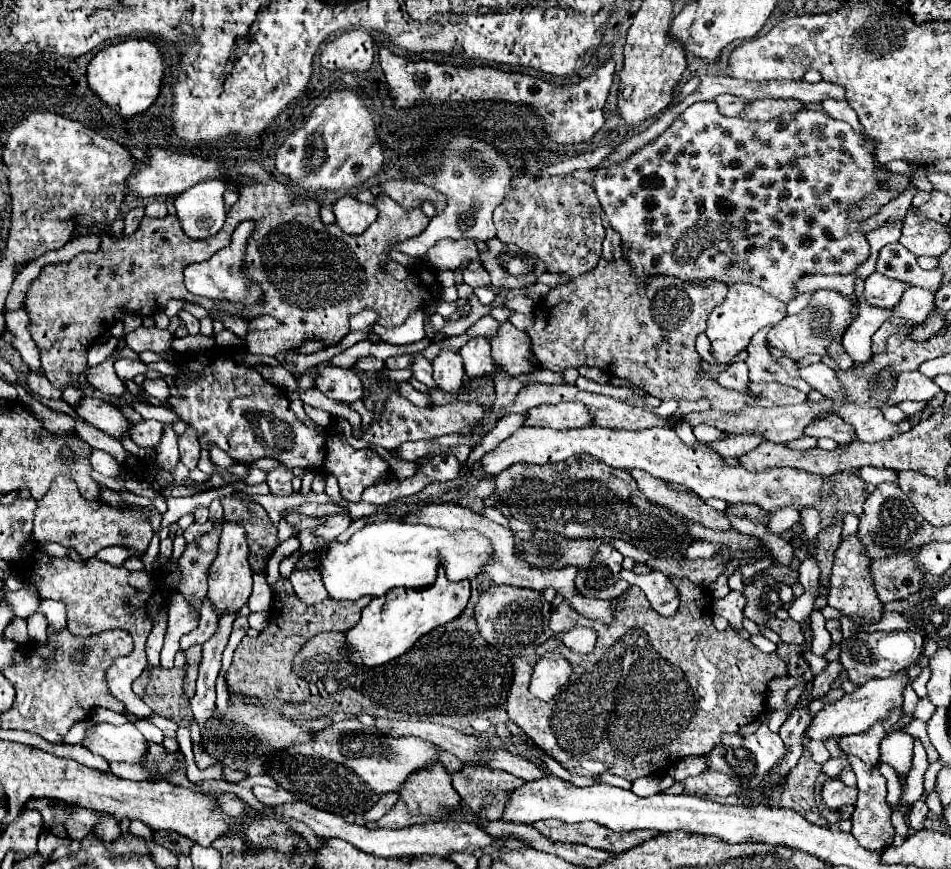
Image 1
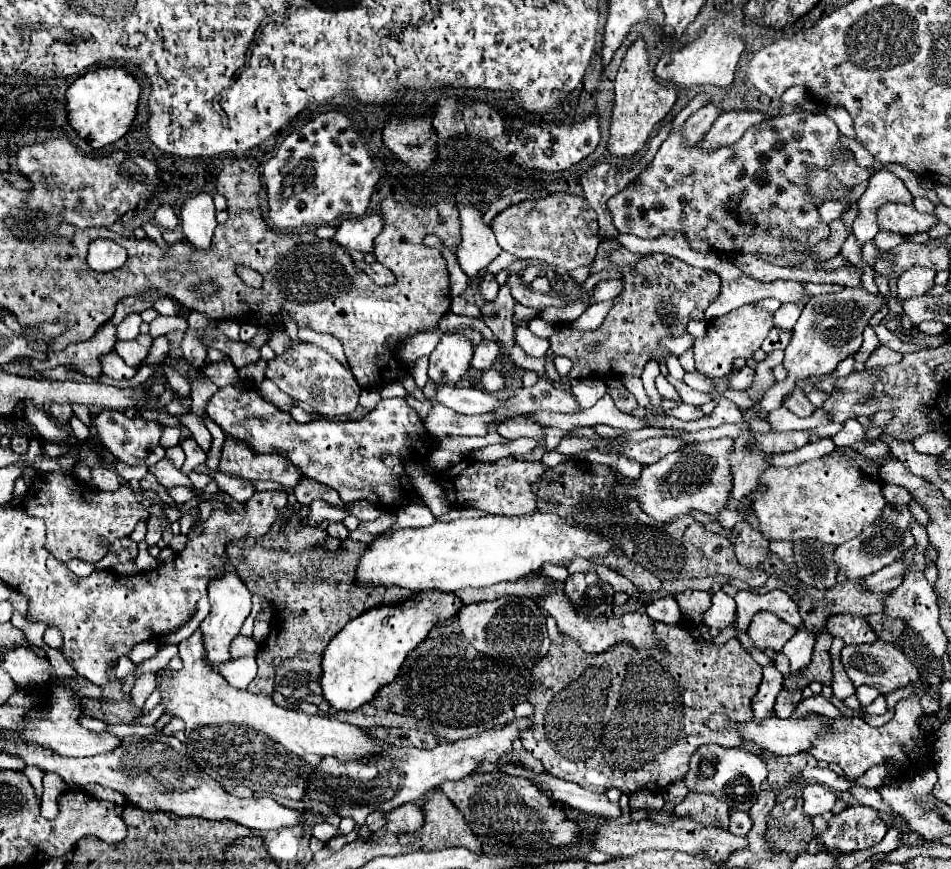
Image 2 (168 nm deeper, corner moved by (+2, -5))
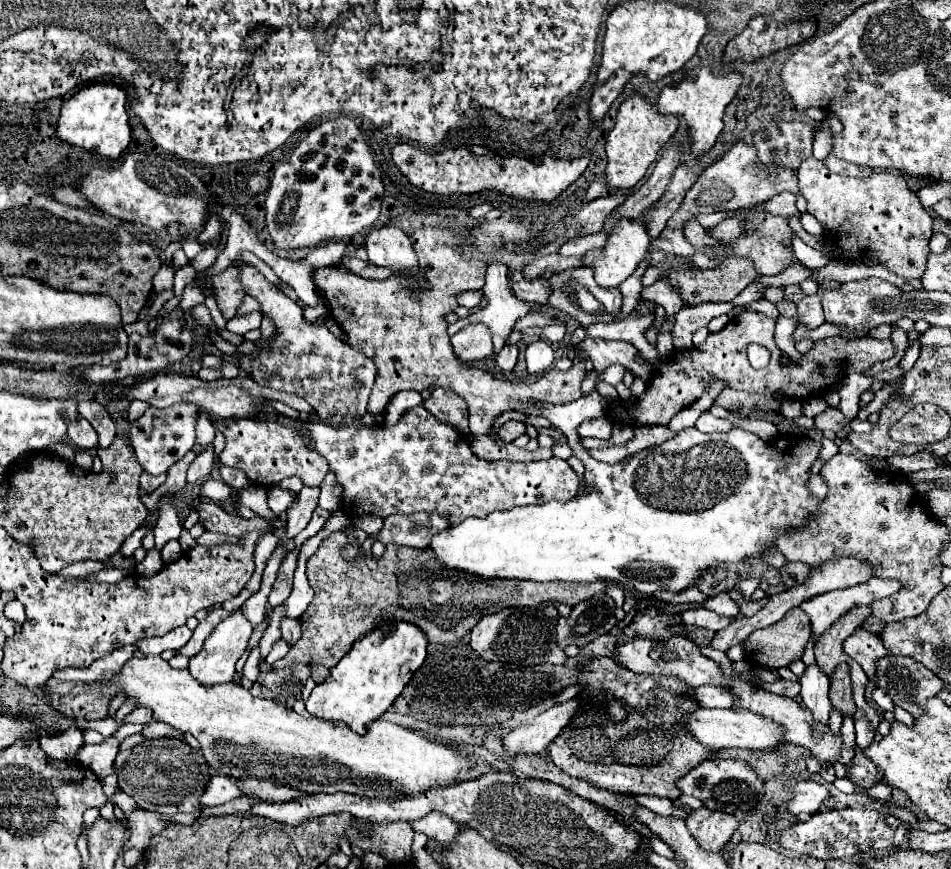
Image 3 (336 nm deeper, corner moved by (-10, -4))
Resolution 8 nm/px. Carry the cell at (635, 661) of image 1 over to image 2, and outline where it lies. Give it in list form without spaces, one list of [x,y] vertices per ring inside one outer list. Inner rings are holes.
[[[655,623],[655,637],[659,635],[659,639],[667,645],[667,653],[655,653],[655,651],[637,651],[631,649],[629,645],[617,645],[615,649],[611,649],[611,653],[603,653],[599,657],[595,655],[587,655],[579,649],[579,645],[575,645],[575,641],[571,641],[571,637],[565,637],[563,645],[551,645],[547,657],[543,657],[543,661],[539,661],[533,669],[531,669],[531,679],[533,679],[533,687],[529,691],[529,701],[535,705],[535,729],[527,729],[527,733],[523,733],[521,743],[523,747],[543,763],[543,767],[547,769],[547,773],[551,773],[553,777],[565,779],[565,781],[573,781],[577,785],[581,785],[583,789],[595,791],[595,793],[605,793],[611,787],[617,787],[619,791],[623,791],[625,795],[631,795],[639,789],[647,789],[647,791],[661,791],[667,785],[679,781],[685,777],[687,773],[687,765],[691,755],[707,743],[715,743],[721,747],[739,747],[739,733],[731,733],[731,729],[727,729],[727,733],[715,733],[709,729],[703,729],[703,721],[707,721],[707,717],[711,717],[711,713],[727,713],[727,717],[735,719],[735,721],[749,721],[753,717],[753,709],[751,709],[751,697],[757,693],[757,687],[761,683],[761,667],[753,661],[753,657],[741,647],[741,643],[737,639],[731,639],[727,645],[723,647],[715,647],[711,643],[705,641],[697,641],[691,637],[689,629],[685,625],[663,625],[663,623]]]

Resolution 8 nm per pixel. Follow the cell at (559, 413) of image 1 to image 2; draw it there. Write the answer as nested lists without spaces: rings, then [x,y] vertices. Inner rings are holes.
[[[521,415],[521,417],[513,417],[513,419],[507,419],[503,421],[499,427],[497,427],[497,433],[503,435],[505,439],[519,439],[519,437],[533,437],[537,439],[537,443],[543,441],[543,429],[541,425],[537,425],[531,417],[527,415]]]

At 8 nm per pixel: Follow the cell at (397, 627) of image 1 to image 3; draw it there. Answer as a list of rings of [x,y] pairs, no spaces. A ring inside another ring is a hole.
[[[387,620],[375,628],[375,632],[361,636],[351,652],[331,668],[329,678],[317,684],[307,698],[309,714],[323,720],[343,720],[353,732],[363,734],[371,720],[377,720],[401,694],[411,680],[413,672],[423,664],[427,656],[427,638],[421,628],[403,620]]]

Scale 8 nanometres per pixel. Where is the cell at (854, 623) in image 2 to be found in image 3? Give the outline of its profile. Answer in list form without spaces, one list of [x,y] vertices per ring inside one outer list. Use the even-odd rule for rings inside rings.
[[[857,628],[843,644],[845,652],[861,664],[869,678],[875,678],[875,660],[887,656],[887,648],[877,634],[871,634],[865,628]]]

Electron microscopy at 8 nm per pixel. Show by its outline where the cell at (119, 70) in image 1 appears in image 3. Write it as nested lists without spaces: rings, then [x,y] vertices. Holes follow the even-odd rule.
[[[95,82],[75,92],[61,108],[57,136],[73,146],[99,152],[107,158],[119,158],[131,140],[131,126],[127,120],[127,92],[113,82]]]

